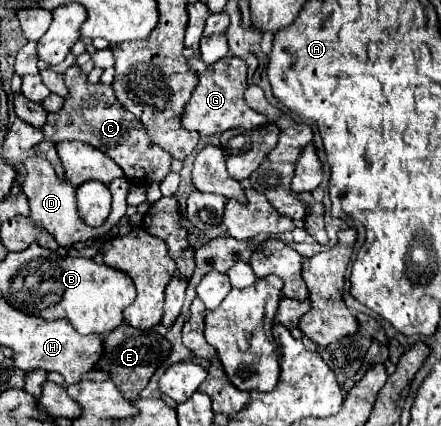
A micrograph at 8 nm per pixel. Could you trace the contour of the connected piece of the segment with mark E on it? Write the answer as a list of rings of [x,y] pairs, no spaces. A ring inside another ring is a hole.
[[[121,323],[117,329],[113,329],[111,333],[107,333],[103,337],[103,355],[97,361],[95,369],[105,371],[115,381],[117,389],[123,393],[123,397],[127,401],[135,401],[139,397],[139,393],[145,389],[151,375],[155,373],[163,355],[167,357],[169,351],[171,351],[169,341],[165,337],[161,337],[159,333],[155,333],[153,329],[143,331],[143,329],[135,329],[127,323]]]

